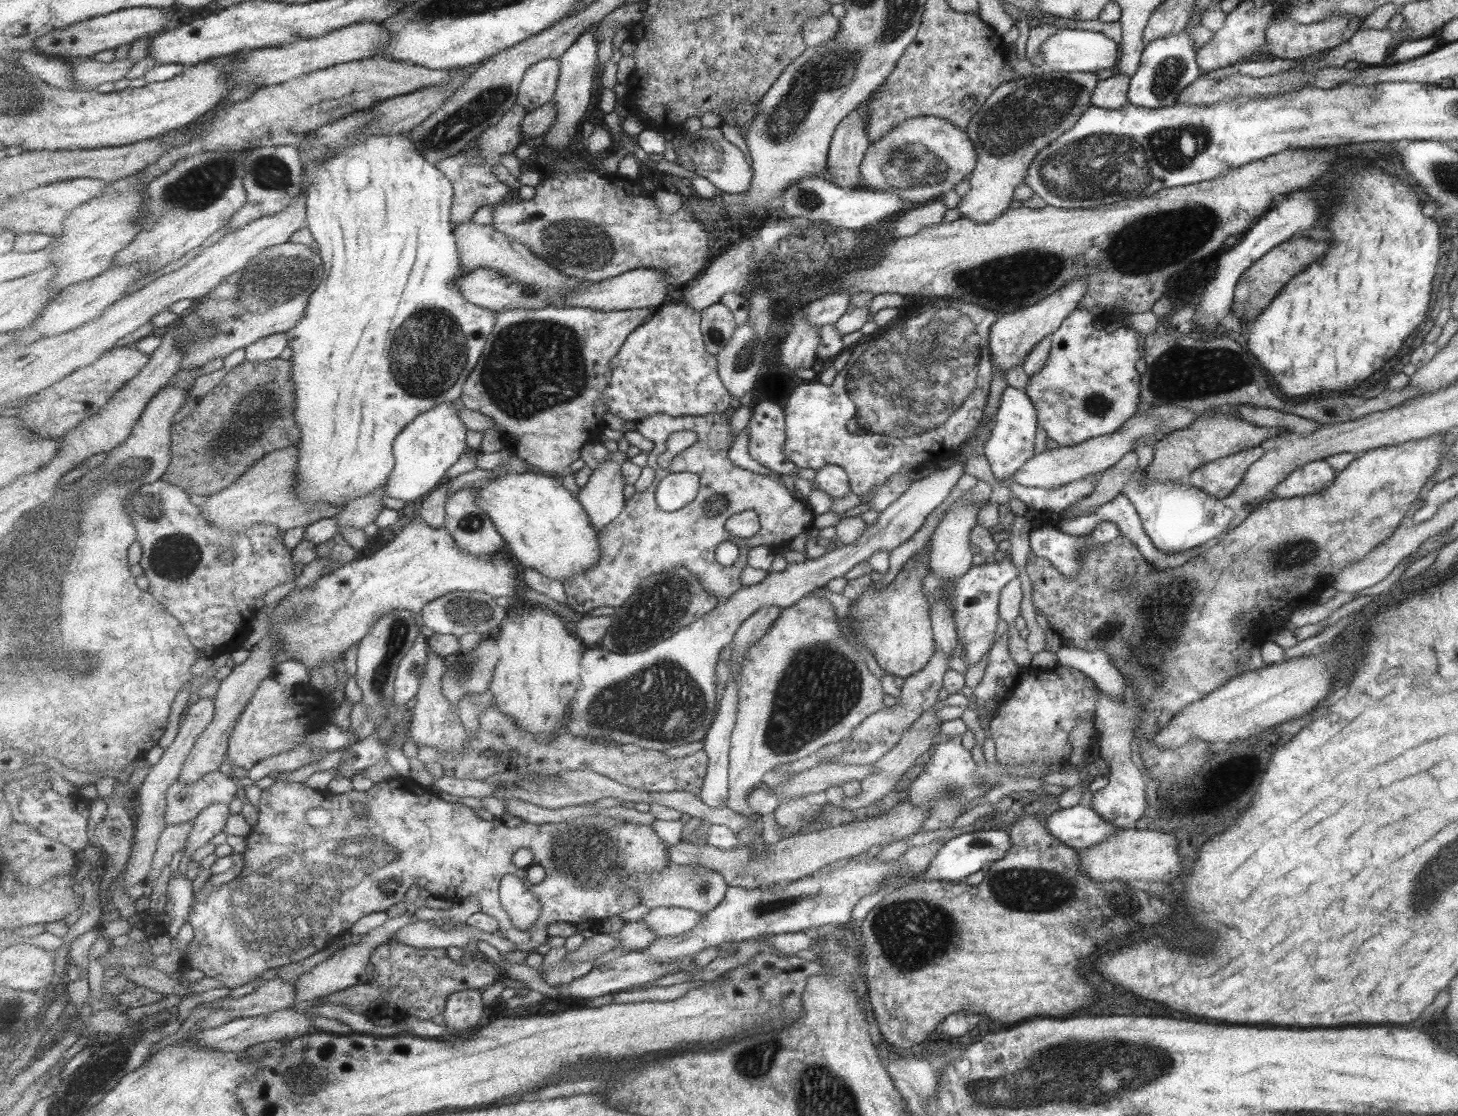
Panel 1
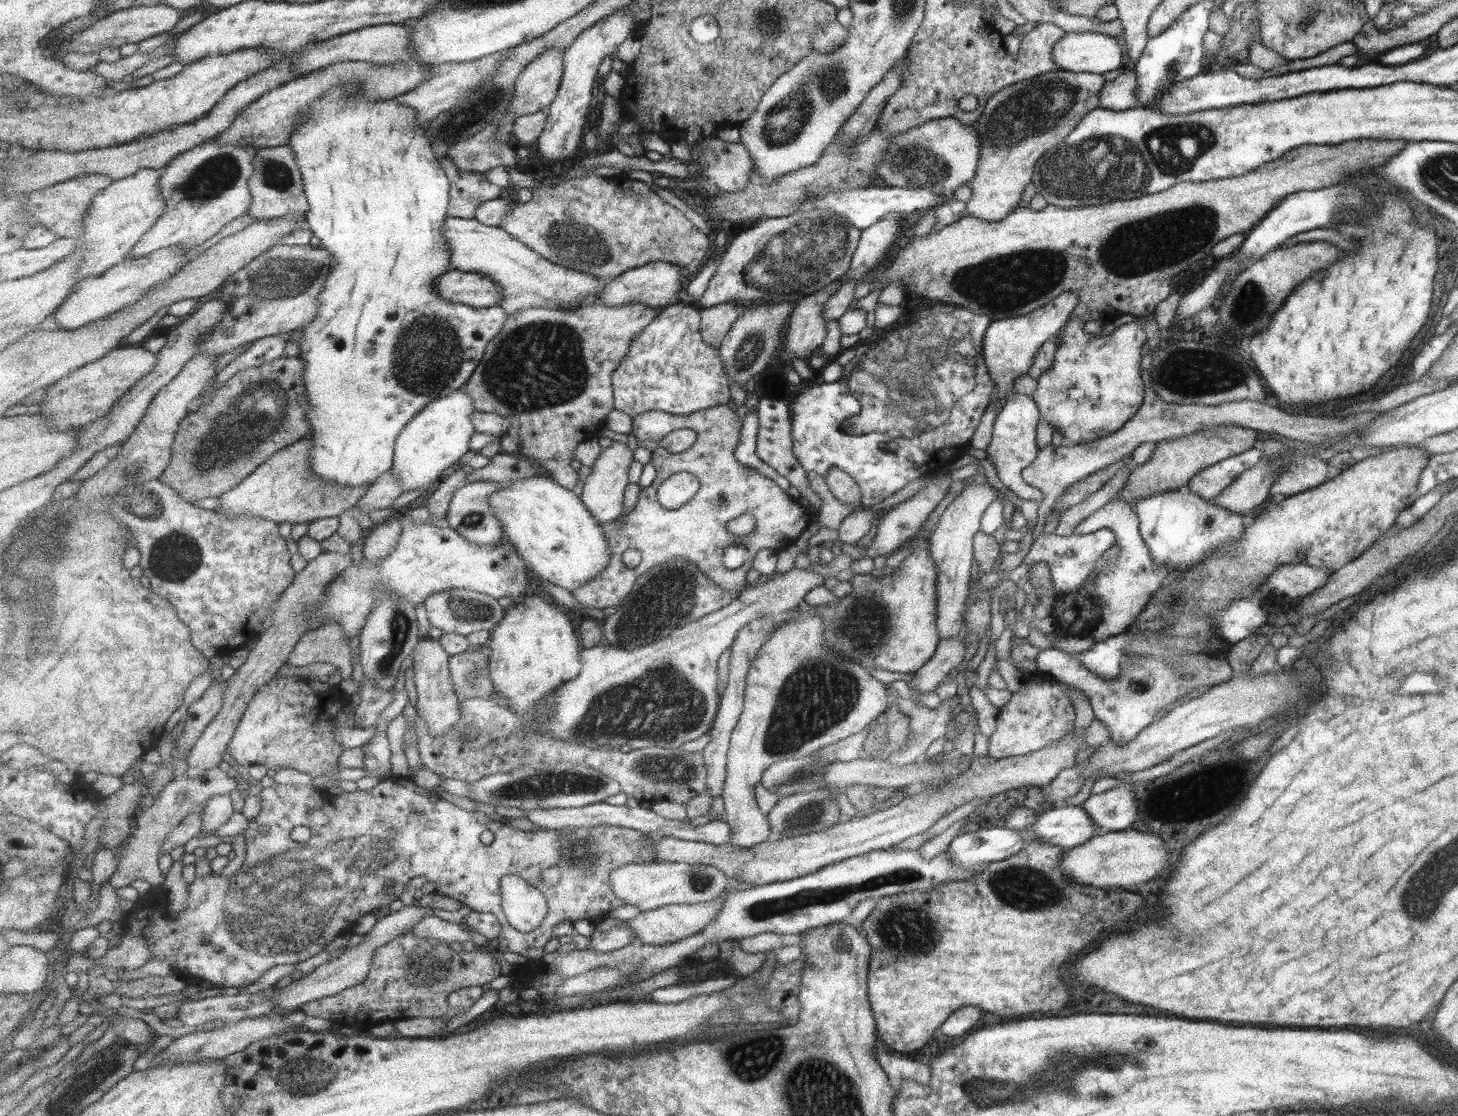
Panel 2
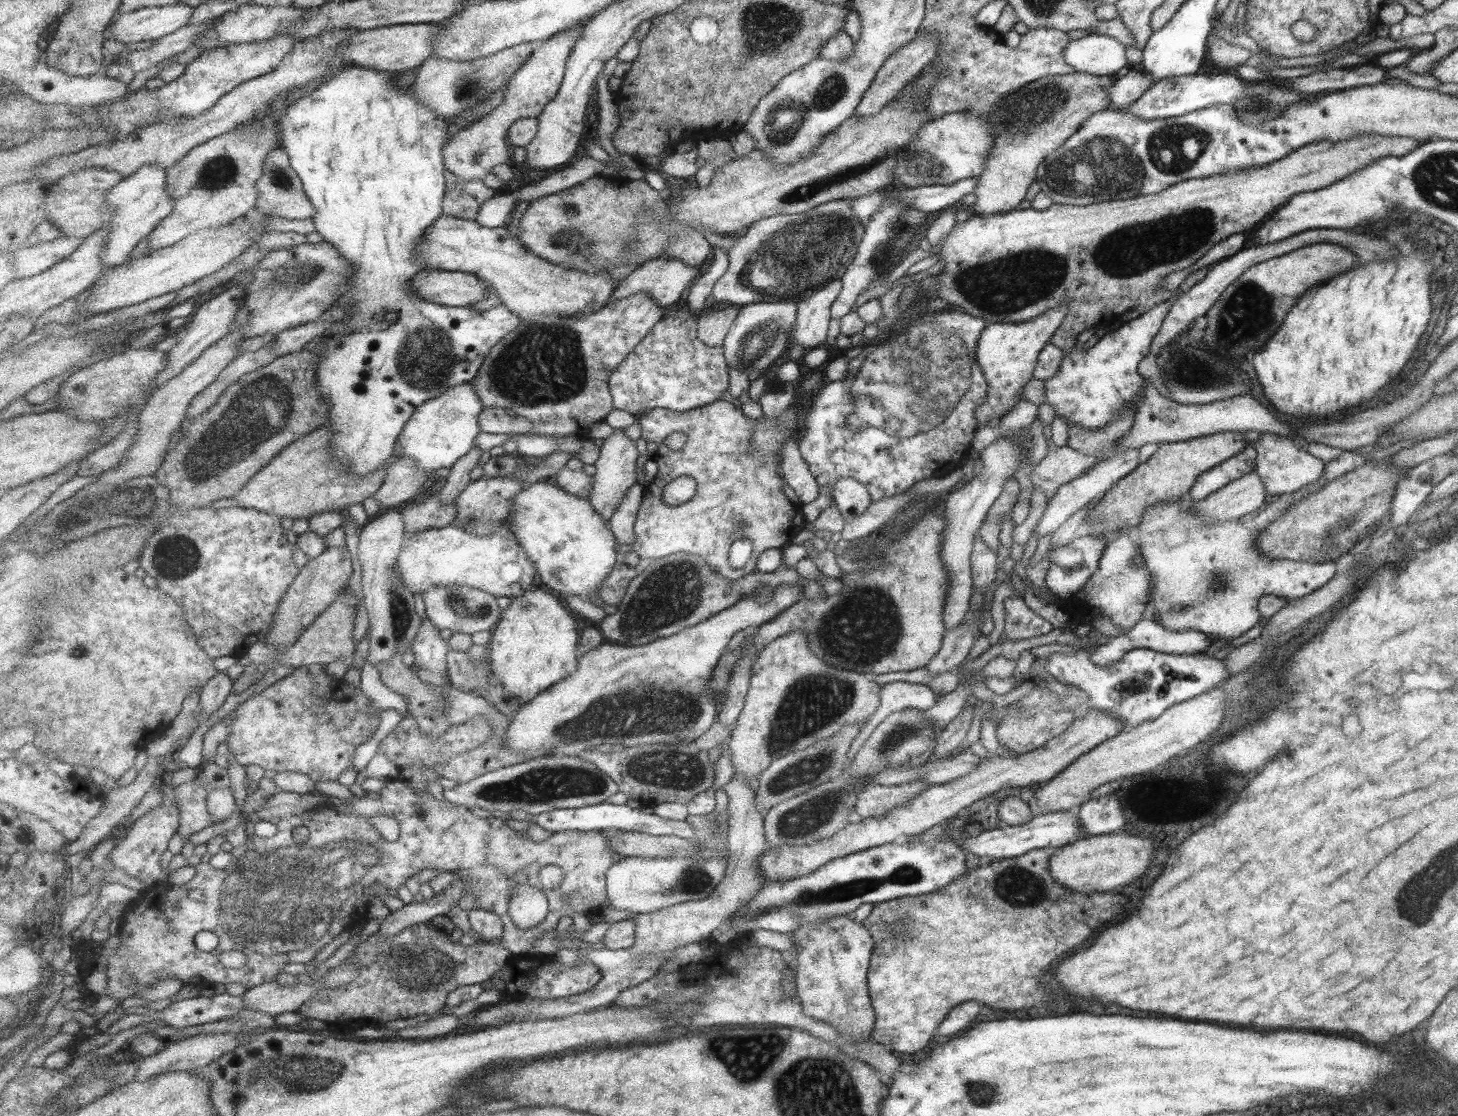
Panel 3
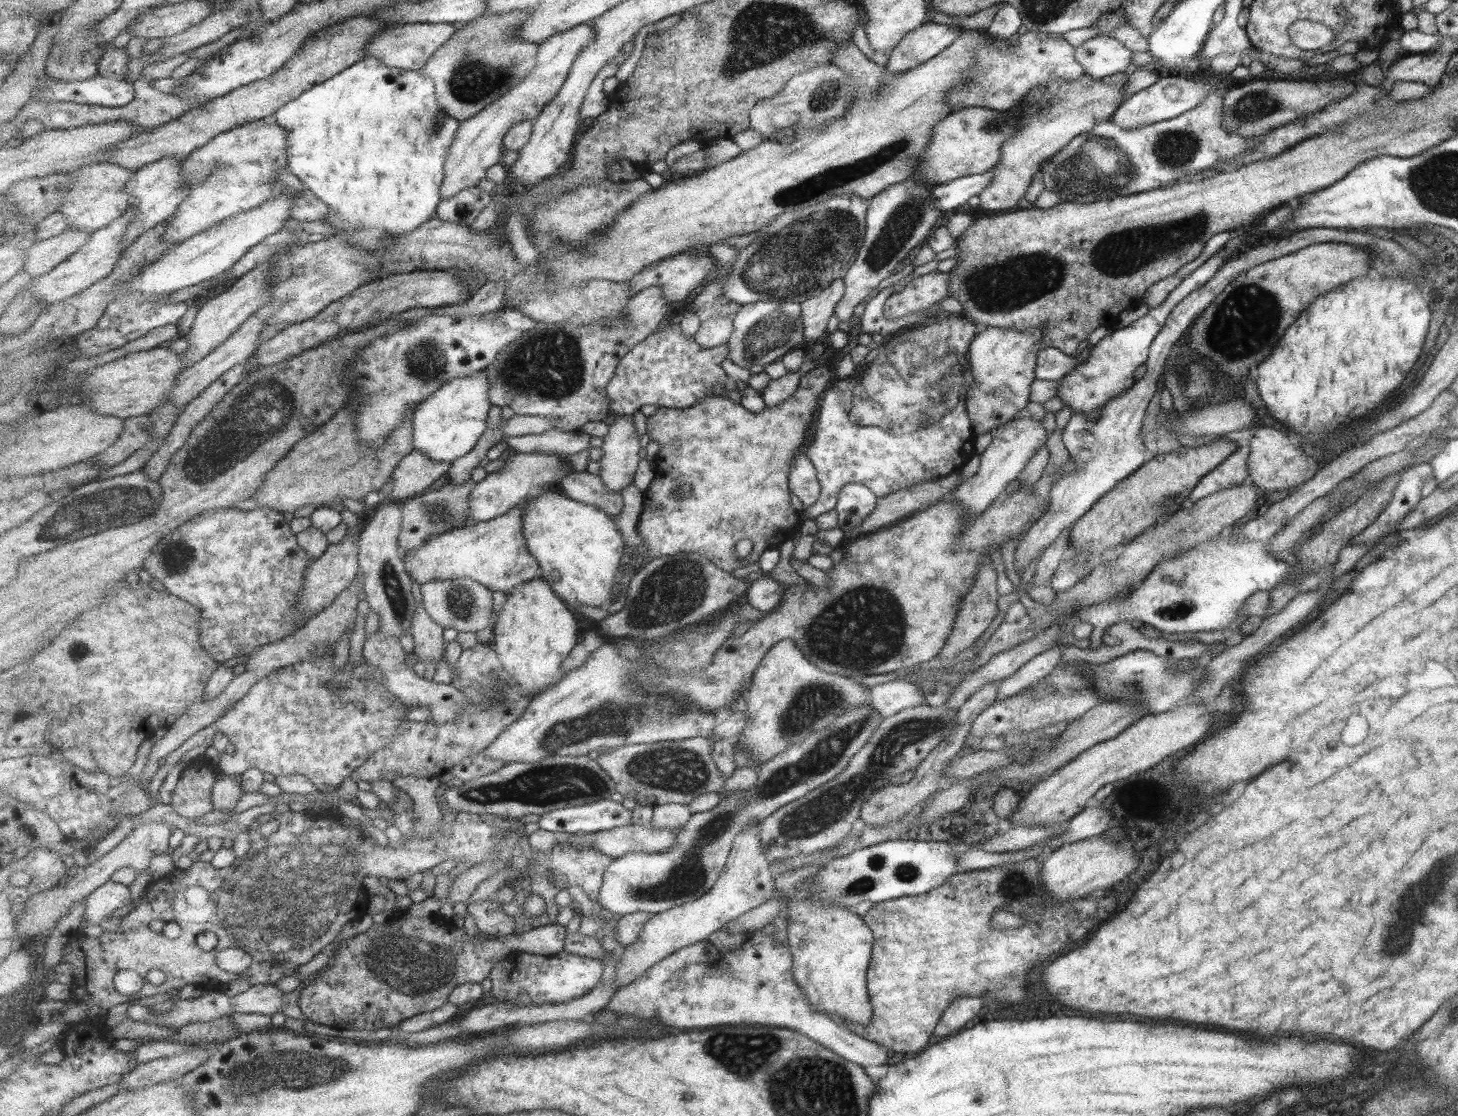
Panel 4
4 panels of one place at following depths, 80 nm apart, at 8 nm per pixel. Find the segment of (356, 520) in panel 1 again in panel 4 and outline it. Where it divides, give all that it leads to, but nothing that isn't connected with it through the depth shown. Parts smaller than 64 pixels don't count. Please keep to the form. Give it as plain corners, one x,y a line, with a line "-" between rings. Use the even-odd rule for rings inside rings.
414,450
403,459
393,474
395,487
392,499
405,501
409,497
421,495
421,492
425,492
435,480
439,480
451,469
452,464
437,462
429,457
427,453

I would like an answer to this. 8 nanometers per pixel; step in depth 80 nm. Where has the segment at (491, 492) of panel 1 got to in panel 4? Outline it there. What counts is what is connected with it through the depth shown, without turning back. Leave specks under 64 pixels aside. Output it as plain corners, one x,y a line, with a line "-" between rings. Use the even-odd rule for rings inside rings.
543,492
529,500
523,534
540,562
541,577
578,612
579,606
603,607
613,603
619,570
627,556
625,538
616,518
598,506
557,492

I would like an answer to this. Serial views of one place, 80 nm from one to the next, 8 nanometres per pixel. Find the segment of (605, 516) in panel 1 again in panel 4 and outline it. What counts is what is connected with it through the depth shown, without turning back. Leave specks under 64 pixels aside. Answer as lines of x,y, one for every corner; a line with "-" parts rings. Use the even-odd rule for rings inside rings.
631,415
615,419
610,426
609,435
603,439
604,444
601,446
604,450
604,457
599,462
601,464
599,477
605,481
606,487
610,491
621,494
625,487
631,485
633,478
635,478
635,472
641,464
641,438
637,434
637,426
635,426
635,420

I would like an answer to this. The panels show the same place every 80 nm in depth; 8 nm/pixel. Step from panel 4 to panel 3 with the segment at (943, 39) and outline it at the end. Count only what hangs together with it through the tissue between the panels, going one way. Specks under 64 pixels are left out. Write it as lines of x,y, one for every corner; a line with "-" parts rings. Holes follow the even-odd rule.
917,32
911,42
907,43
905,47
898,48
897,52
891,55
879,68
873,82
866,88
854,115
859,118
869,118
872,114
879,112
885,103
888,103
903,86
908,84
909,80
915,78
917,73
931,63
931,59
935,57
935,51
938,49
938,44
940,44
940,40
933,33

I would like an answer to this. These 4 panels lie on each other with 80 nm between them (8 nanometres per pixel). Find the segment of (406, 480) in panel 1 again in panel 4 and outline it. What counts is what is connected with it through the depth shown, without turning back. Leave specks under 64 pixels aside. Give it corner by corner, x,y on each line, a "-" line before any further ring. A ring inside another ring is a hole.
479,371
447,381
433,396
421,402
415,413
415,450
427,453
431,460
452,464
478,446
489,427
489,413
493,409
489,398
491,390
488,372

